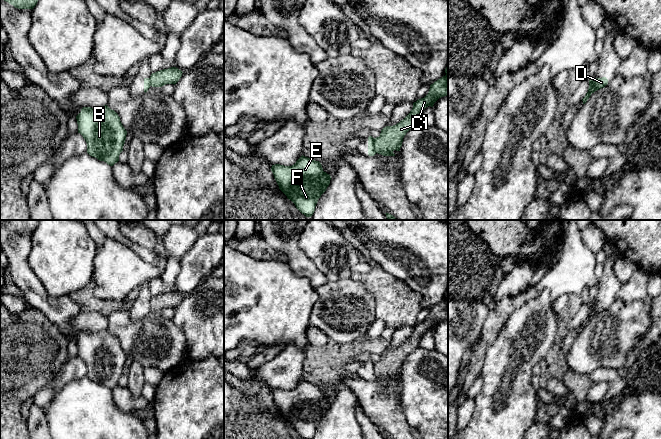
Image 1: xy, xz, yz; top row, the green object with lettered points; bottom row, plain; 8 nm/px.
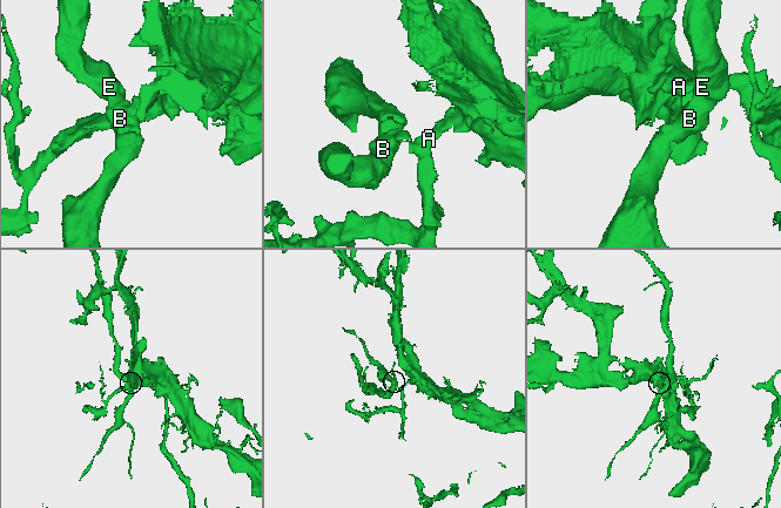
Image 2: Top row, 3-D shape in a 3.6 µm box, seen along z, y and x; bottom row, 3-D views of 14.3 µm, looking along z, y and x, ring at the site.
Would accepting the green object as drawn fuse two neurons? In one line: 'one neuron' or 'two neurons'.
two neurons

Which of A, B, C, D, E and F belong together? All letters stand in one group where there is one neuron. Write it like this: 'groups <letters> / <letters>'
groups A C / B D E F

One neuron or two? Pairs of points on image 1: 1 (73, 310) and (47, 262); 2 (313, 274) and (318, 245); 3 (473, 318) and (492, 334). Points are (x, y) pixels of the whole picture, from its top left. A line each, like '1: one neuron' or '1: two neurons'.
1: two neurons
2: two neurons
3: two neurons

